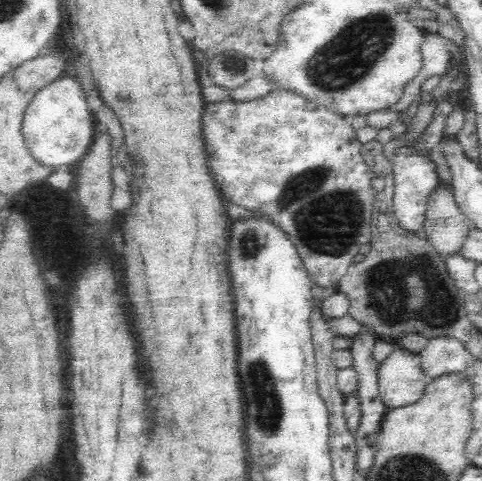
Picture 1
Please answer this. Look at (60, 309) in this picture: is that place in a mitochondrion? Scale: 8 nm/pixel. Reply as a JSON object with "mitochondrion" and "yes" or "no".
{"mitochondrion":"no"}

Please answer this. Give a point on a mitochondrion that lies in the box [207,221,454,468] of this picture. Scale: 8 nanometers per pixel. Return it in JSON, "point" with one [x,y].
{"point":[263,411]}

